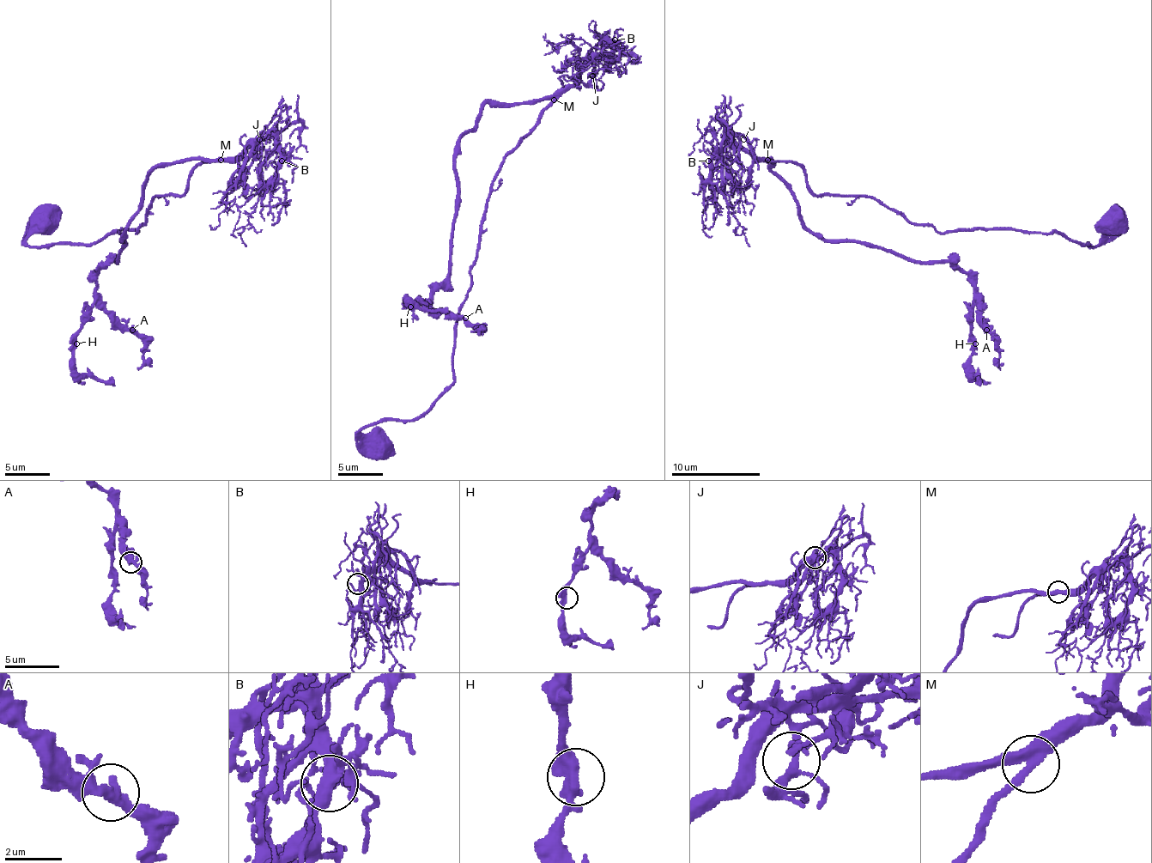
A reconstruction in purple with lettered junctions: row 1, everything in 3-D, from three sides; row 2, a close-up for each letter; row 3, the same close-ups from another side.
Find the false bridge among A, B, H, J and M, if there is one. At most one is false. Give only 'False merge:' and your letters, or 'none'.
False merge: none

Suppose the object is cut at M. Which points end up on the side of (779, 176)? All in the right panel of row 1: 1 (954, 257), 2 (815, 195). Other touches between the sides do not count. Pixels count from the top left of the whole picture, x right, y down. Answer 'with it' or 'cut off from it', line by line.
1: with it
2: cut off from it

